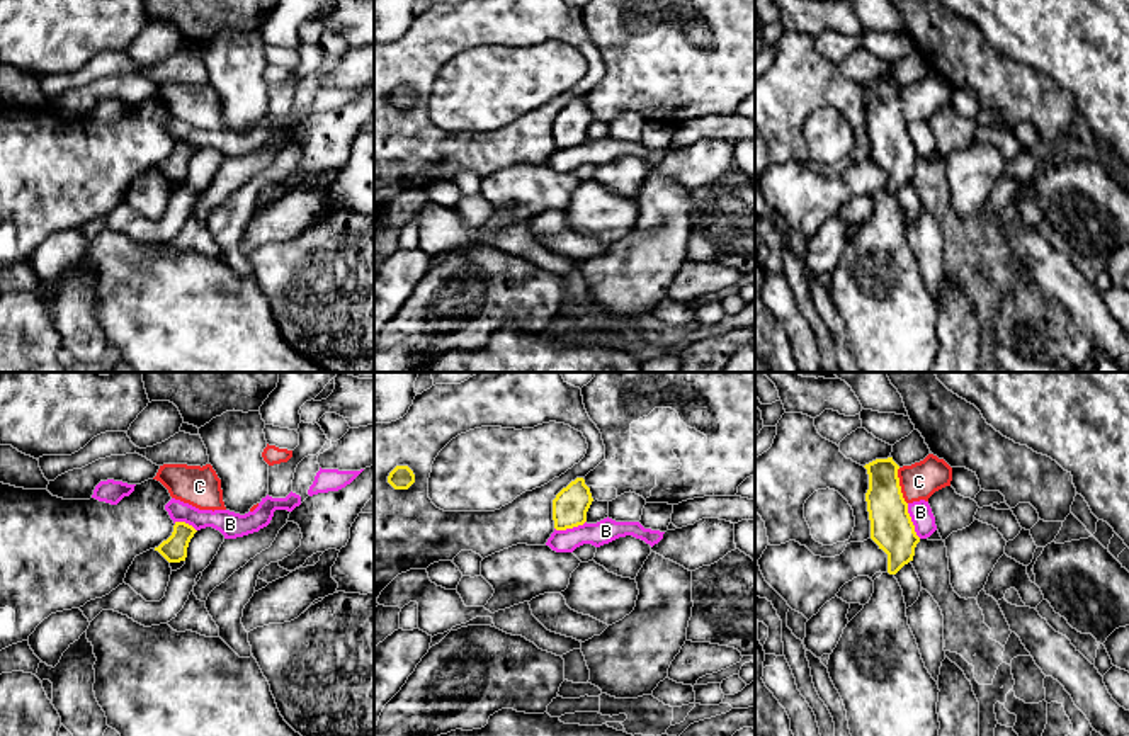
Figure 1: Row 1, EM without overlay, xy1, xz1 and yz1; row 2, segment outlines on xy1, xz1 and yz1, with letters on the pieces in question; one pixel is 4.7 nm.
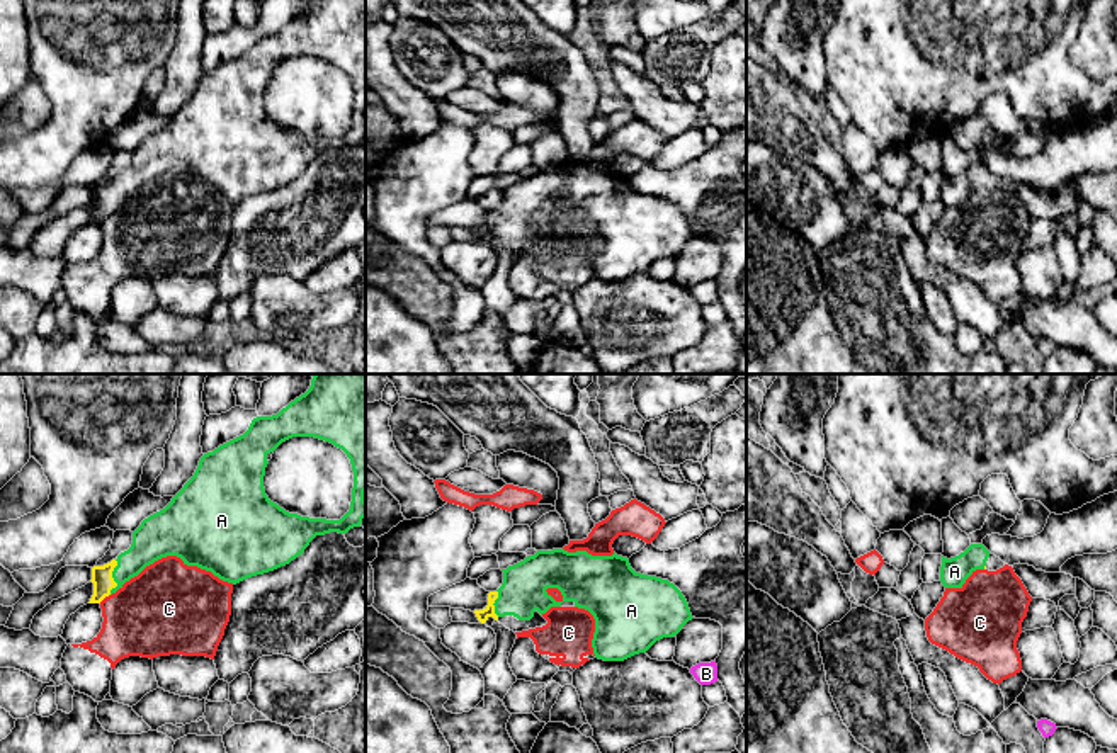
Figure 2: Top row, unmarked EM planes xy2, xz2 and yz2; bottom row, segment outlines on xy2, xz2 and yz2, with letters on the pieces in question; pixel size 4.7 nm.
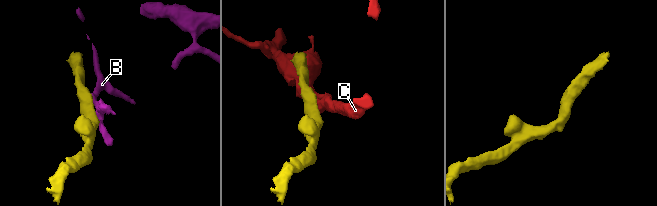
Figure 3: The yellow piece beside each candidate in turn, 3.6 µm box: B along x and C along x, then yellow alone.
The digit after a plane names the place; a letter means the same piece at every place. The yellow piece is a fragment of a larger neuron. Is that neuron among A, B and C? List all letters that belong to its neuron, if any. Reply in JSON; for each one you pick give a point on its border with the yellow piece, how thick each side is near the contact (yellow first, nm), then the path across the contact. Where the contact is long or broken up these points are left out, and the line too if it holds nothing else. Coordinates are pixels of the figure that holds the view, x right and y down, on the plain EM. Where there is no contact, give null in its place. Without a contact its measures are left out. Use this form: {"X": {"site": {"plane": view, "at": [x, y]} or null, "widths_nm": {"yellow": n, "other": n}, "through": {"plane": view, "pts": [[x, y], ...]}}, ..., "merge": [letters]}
{"A": {"site": {"plane": "xy2", "at": [111, 196]}, "widths_nm": {"yellow": 100, "other": 180}, "through": {"plane": "xy2", "pts": [[102, 199], [111, 196], [150, 160]]}}, "merge": ["A"]}

